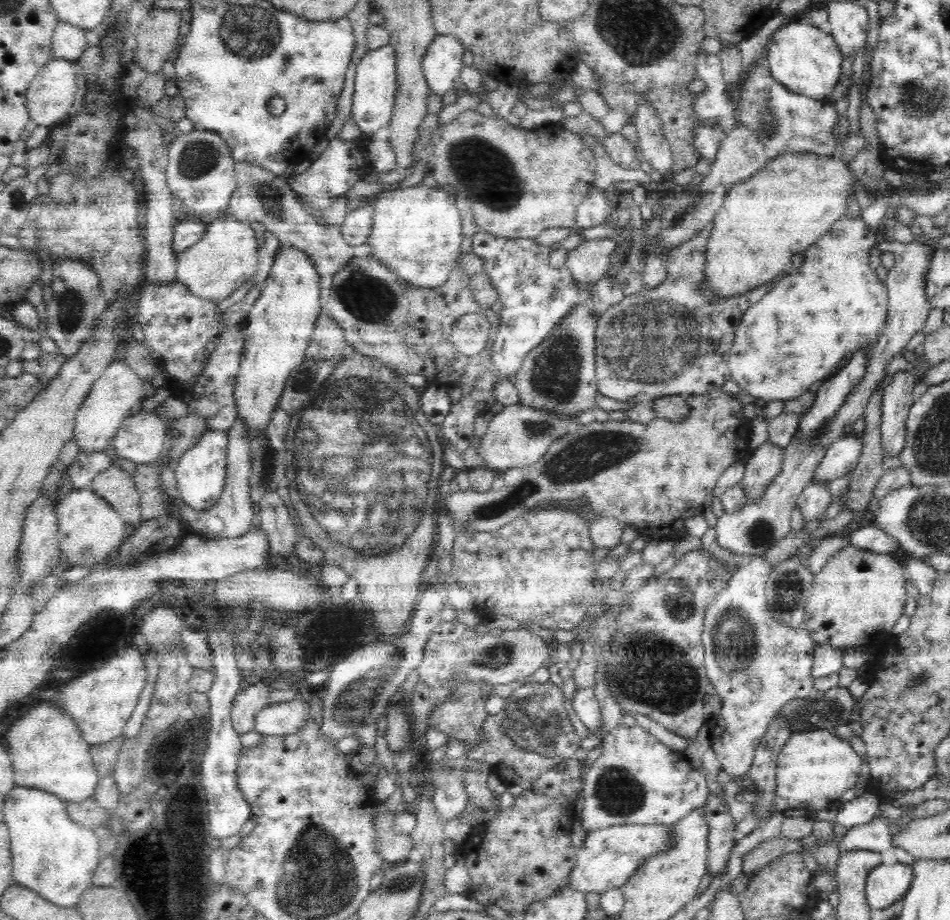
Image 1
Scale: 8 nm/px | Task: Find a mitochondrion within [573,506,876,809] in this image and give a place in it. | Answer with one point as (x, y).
(650, 670)

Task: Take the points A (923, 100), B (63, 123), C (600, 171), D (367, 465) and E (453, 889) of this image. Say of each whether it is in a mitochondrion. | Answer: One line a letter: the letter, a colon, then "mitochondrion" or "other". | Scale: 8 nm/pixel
A: mitochondrion
B: other
C: other
D: mitochondrion
E: other

